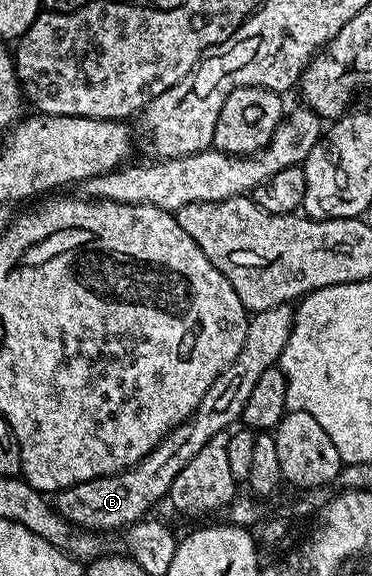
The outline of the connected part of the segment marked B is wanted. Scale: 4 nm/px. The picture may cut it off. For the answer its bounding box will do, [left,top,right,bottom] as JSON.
[53,303,294,533]

